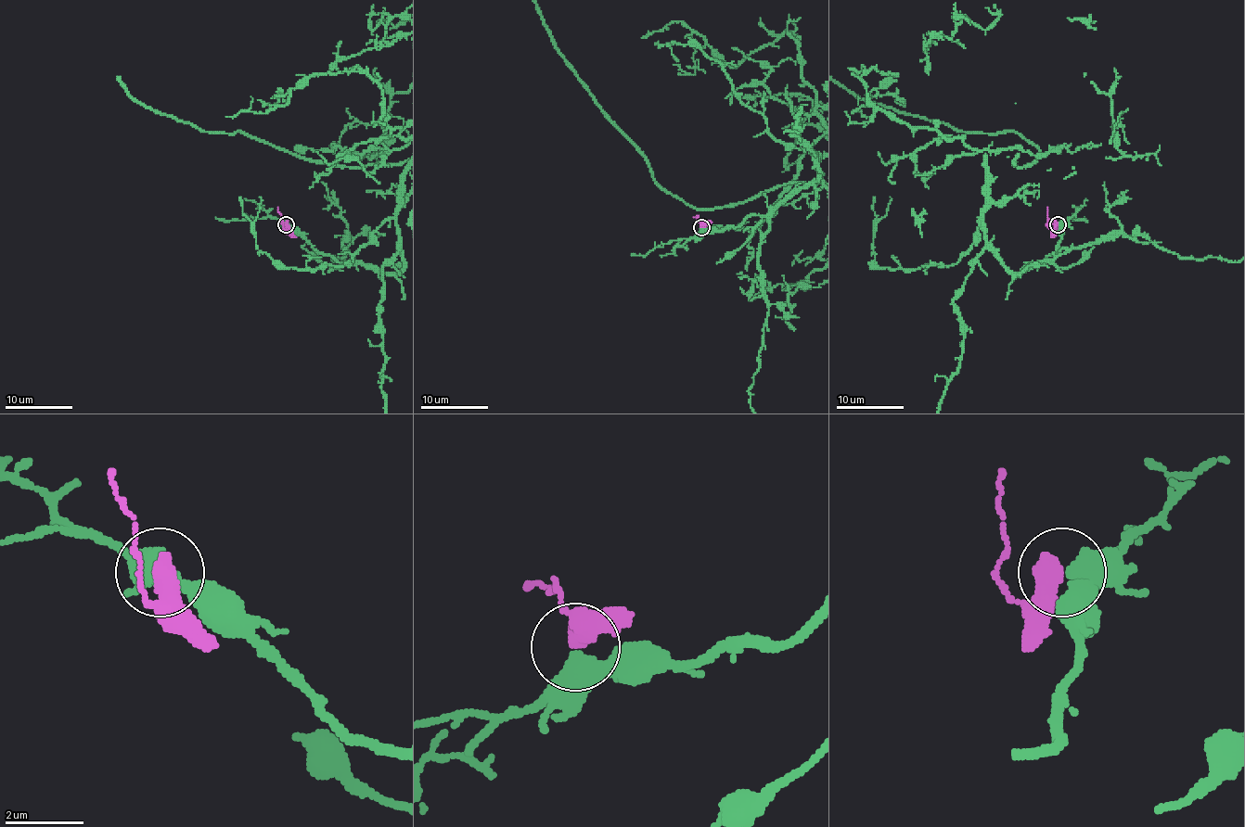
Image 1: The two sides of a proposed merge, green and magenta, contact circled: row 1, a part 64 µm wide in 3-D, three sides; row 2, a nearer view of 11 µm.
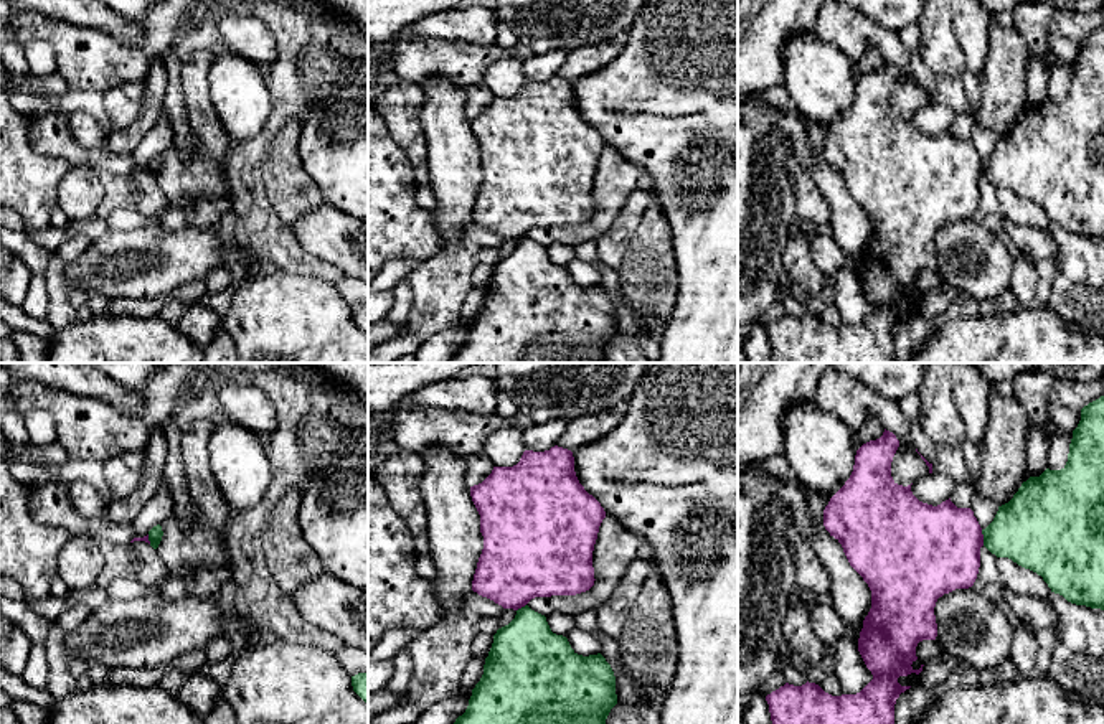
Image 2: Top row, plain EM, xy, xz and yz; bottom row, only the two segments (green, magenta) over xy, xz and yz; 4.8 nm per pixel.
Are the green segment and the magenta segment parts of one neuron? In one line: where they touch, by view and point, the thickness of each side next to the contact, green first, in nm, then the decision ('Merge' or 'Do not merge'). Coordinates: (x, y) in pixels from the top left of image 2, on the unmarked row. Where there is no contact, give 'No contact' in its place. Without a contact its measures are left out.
Touches green at yz (984, 169). Thickness 360 nm (green) against 440 nm. Do not merge

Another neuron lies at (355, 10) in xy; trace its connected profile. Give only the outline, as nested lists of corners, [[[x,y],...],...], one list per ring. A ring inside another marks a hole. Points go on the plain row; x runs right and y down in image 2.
[[[317,0],[368,33],[368,0]]]

